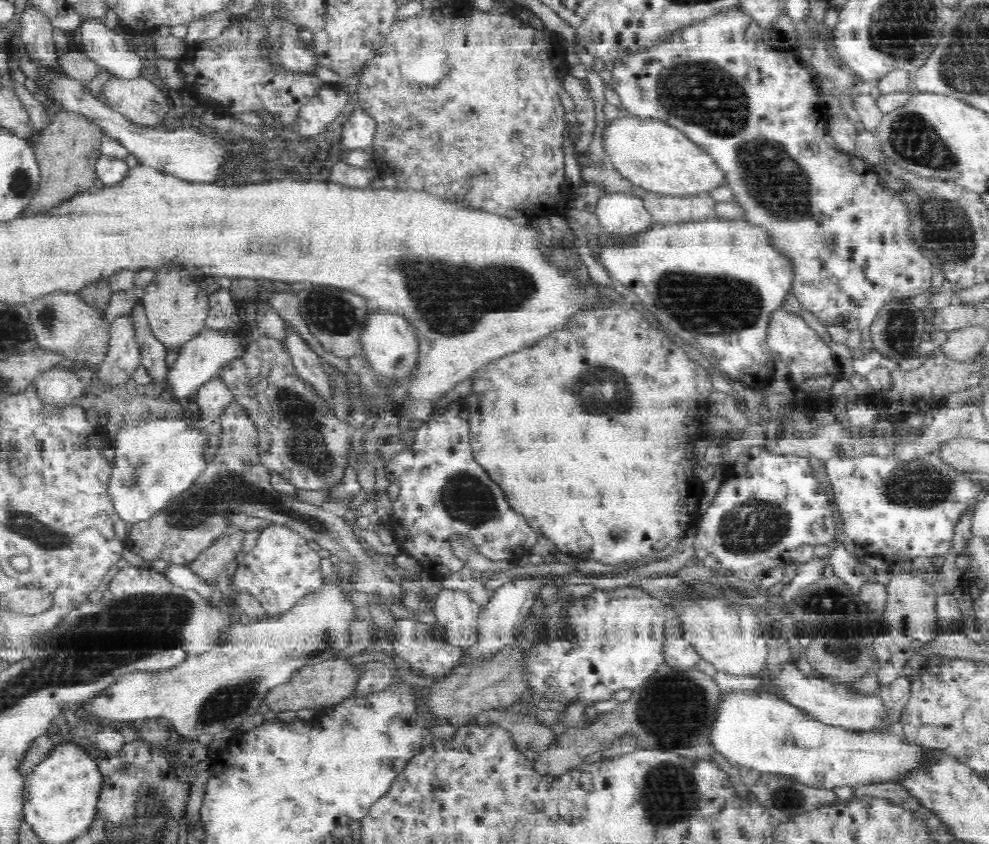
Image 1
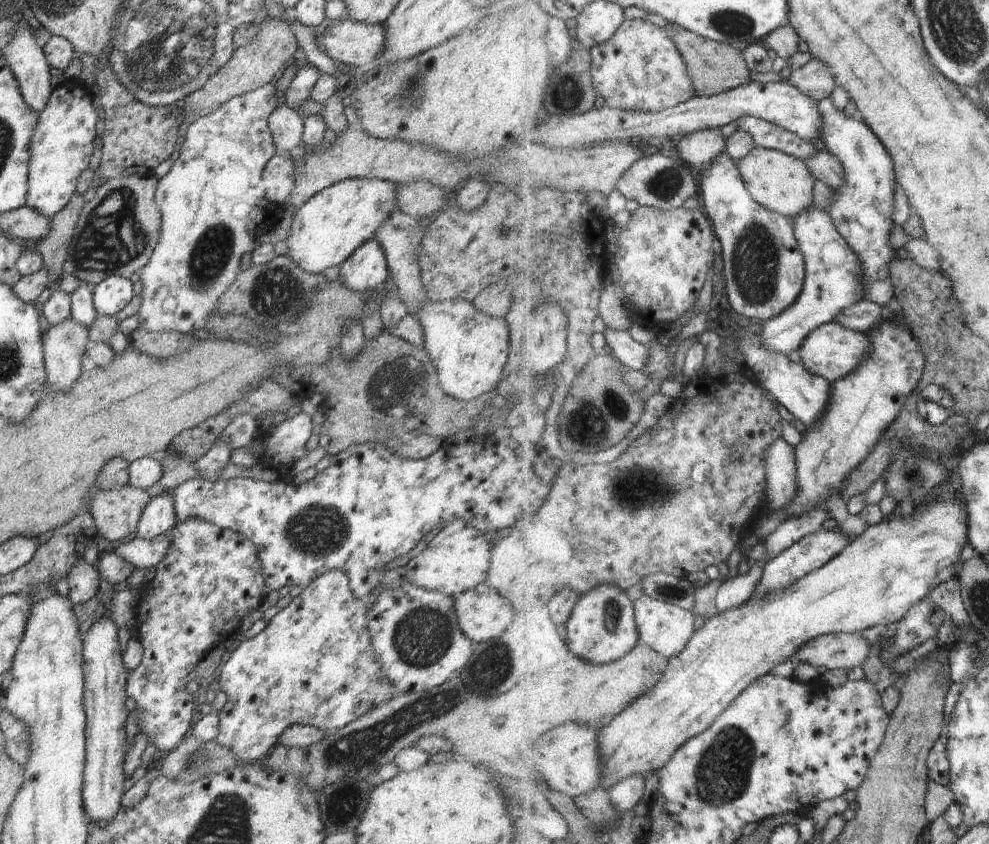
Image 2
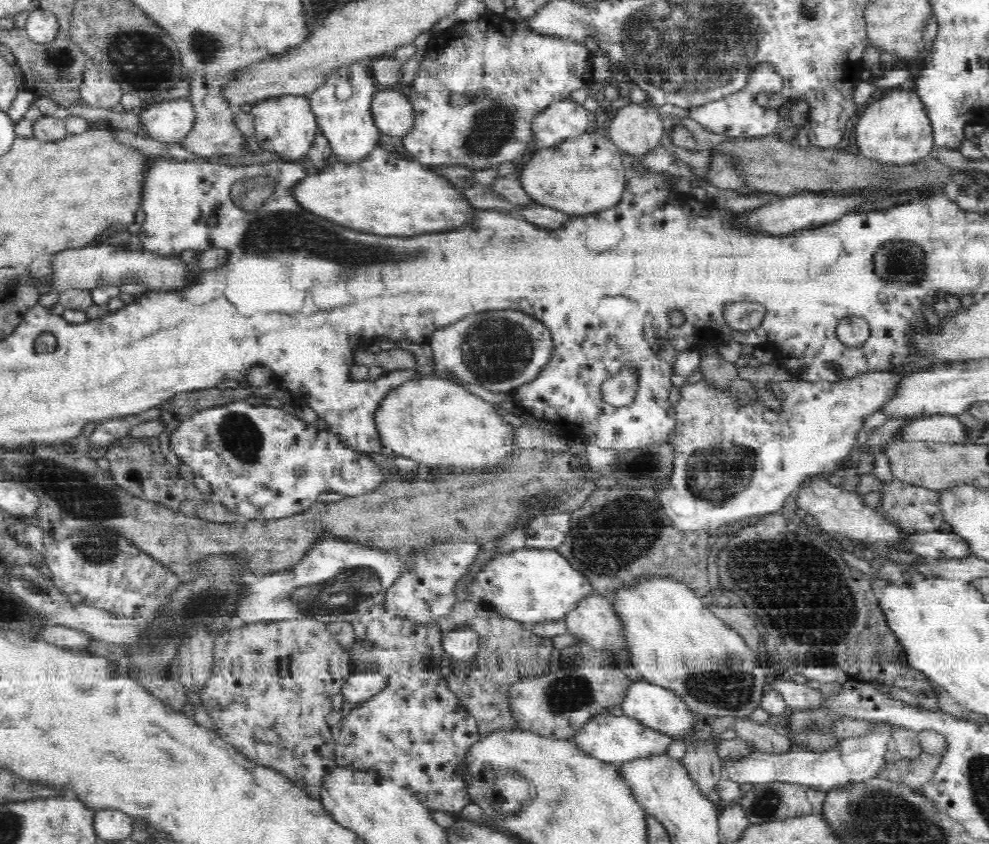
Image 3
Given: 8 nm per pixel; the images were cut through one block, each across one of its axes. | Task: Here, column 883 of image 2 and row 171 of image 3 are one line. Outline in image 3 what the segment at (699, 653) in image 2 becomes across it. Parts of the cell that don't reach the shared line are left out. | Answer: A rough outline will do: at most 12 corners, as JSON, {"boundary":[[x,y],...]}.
{"boundary":[[604,130],[535,150],[521,182],[572,216],[622,201],[628,174]]}

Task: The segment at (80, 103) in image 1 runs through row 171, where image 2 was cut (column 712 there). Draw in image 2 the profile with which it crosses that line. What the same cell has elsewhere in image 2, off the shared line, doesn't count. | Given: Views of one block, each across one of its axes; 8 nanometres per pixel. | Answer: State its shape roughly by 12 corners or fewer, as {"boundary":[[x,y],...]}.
{"boundary":[[722,152],[700,176],[729,301],[763,321],[807,282],[794,222]]}

